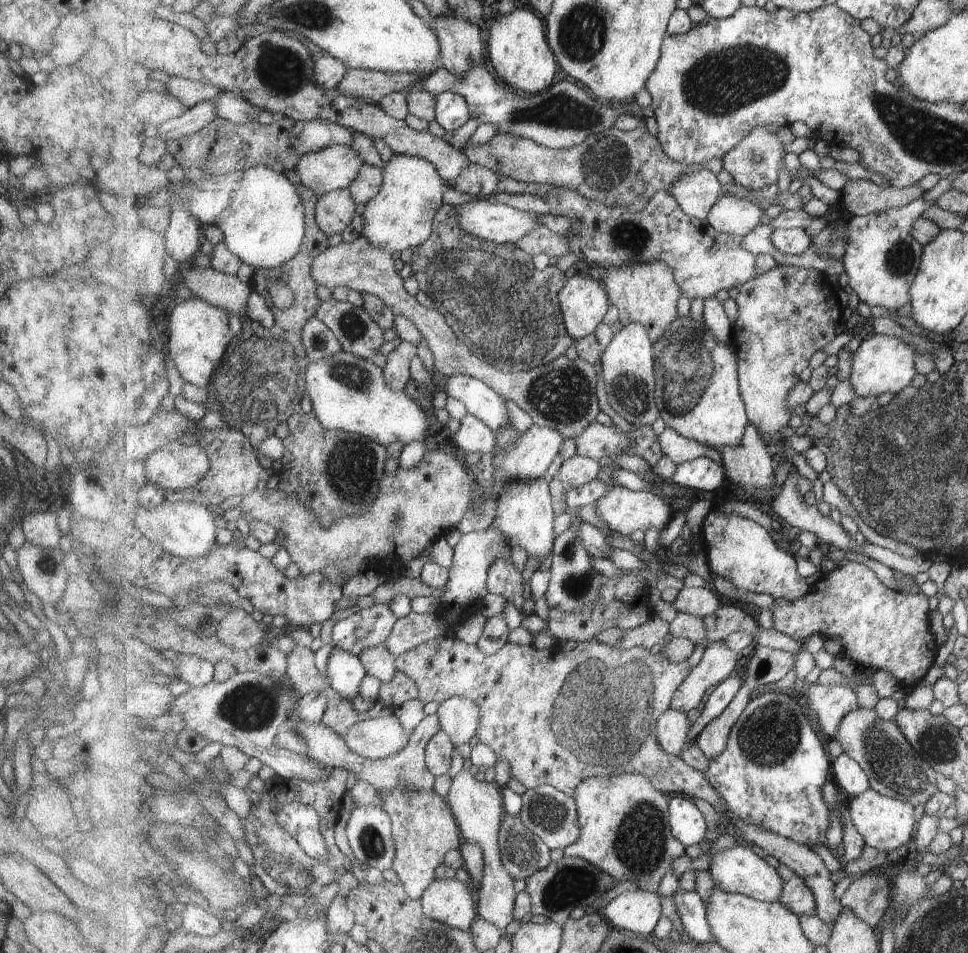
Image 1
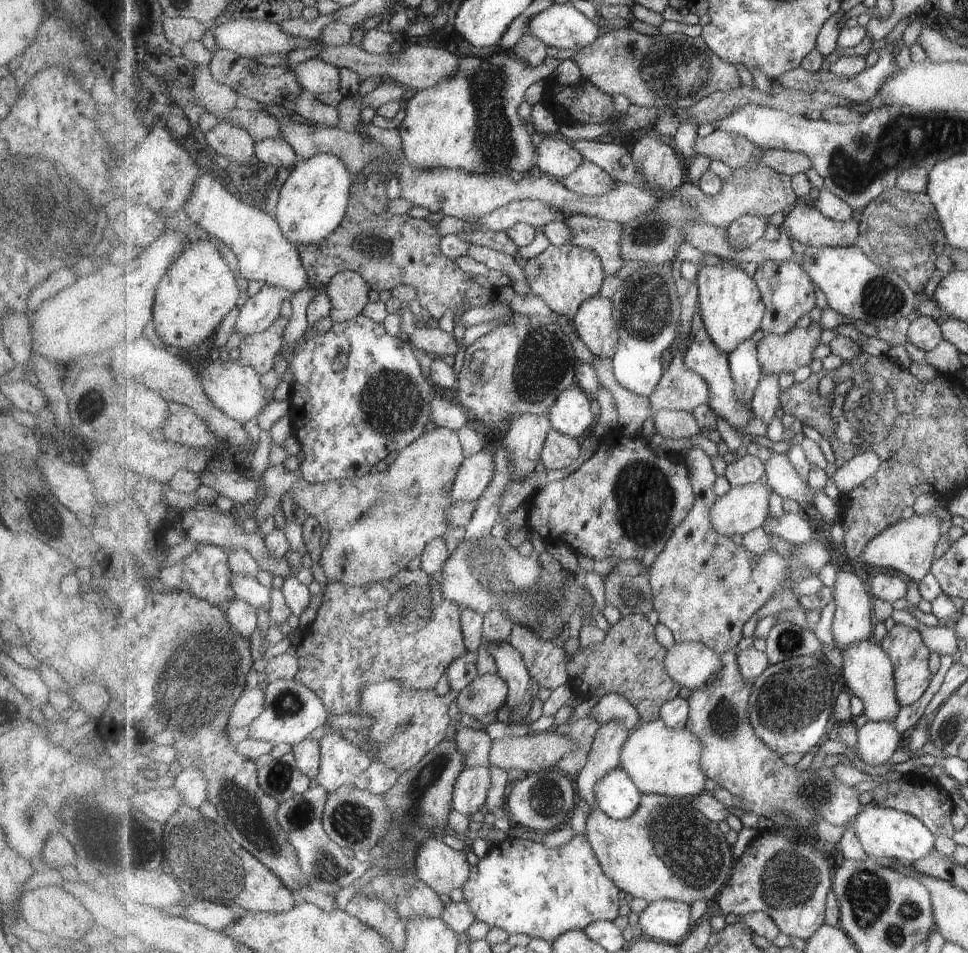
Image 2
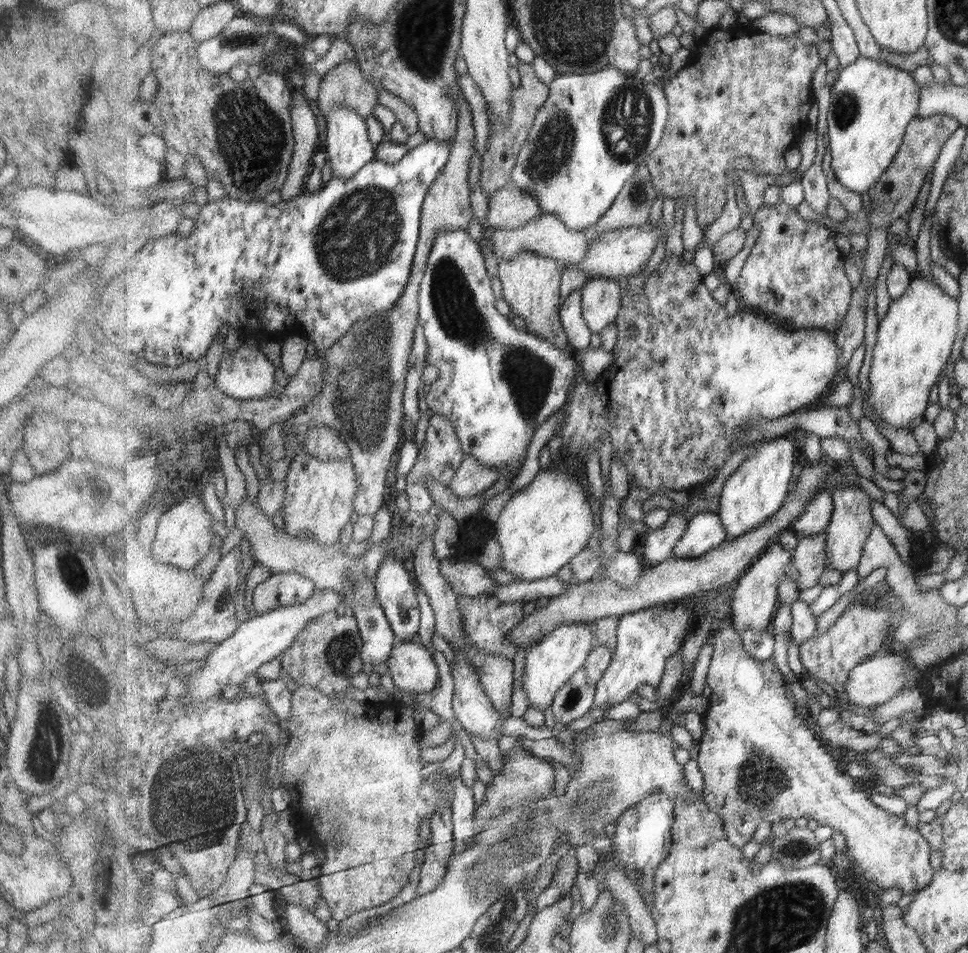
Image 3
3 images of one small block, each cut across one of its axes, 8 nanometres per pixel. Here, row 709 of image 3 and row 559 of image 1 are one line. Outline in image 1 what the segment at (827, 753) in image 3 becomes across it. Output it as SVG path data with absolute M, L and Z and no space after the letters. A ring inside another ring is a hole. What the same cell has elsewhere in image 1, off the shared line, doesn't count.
M714 508L703 523L702 541L713 574L739 589L770 594L777 600L797 600L811 592L812 587L797 572L798 556L775 542L771 534L754 520Z

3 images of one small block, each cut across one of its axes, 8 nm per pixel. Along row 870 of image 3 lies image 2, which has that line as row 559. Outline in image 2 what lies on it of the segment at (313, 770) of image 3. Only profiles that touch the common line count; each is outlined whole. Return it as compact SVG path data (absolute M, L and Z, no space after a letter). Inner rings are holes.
M436 427L423 434L390 459L385 470L372 471L362 478L345 478L327 483L309 483L299 480L292 496L307 516L315 516L323 530L330 533L321 565L329 575L329 583L343 582L350 586L364 586L389 580L407 570L409 562L422 556L435 538L444 538L449 527L449 508L455 504L451 490L459 468L466 461L459 434L445 427Z

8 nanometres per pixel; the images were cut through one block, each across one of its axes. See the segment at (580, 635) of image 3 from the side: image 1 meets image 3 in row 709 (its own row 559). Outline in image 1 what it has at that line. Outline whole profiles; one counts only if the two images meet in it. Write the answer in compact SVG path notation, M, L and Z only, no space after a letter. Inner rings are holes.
M543 477L510 483L503 495L499 496L497 504L497 520L492 527L503 532L503 536L507 536L507 542L511 547L525 548L529 556L535 556L539 560L545 560L554 552L554 544L558 538L555 535L557 514L553 508L550 483Z

